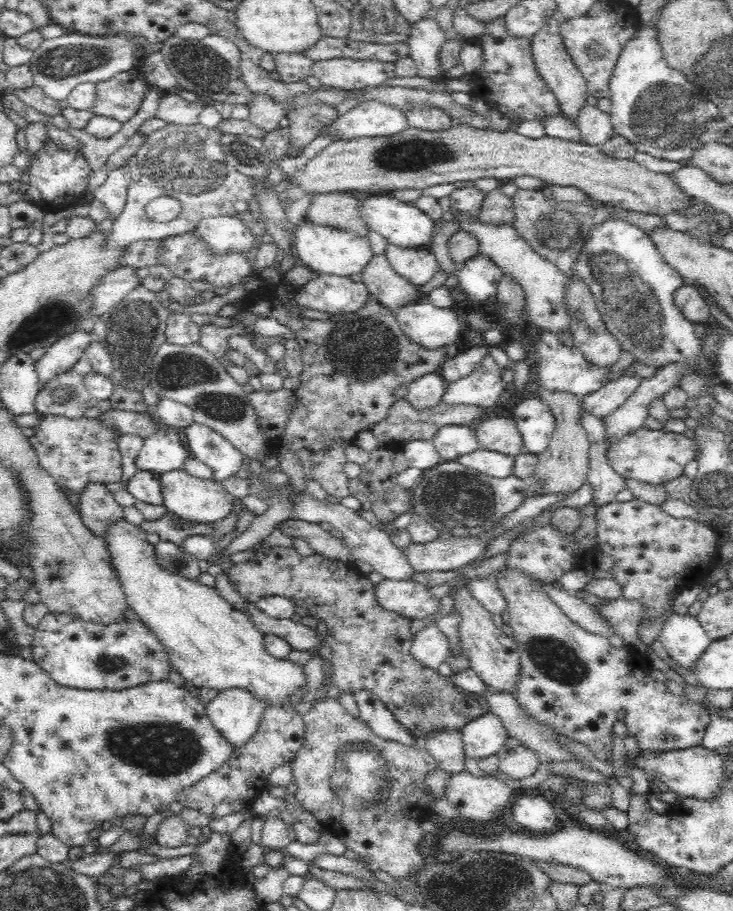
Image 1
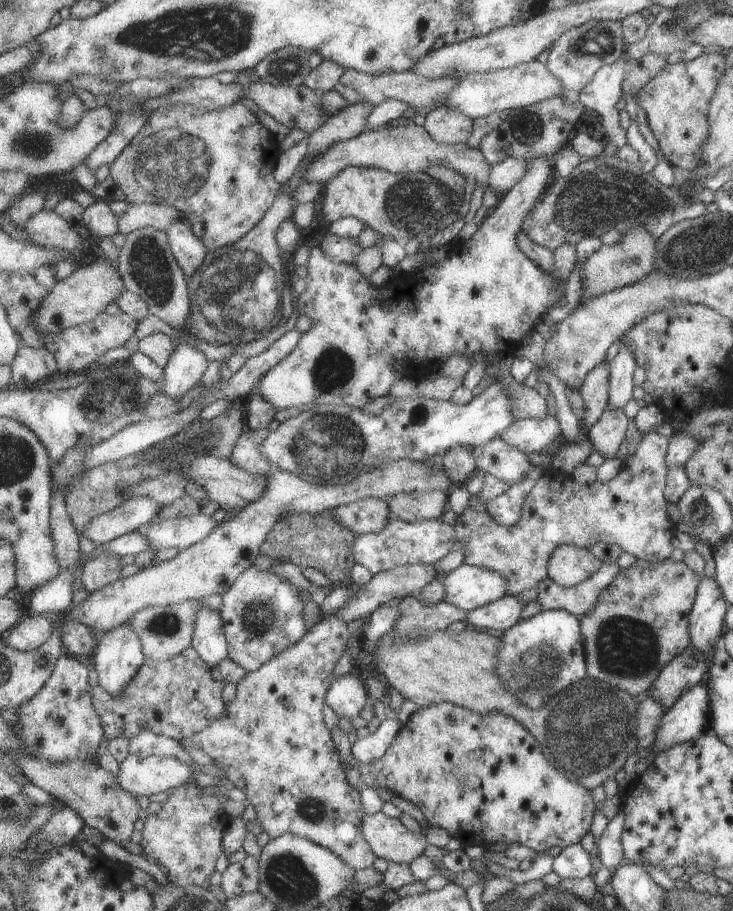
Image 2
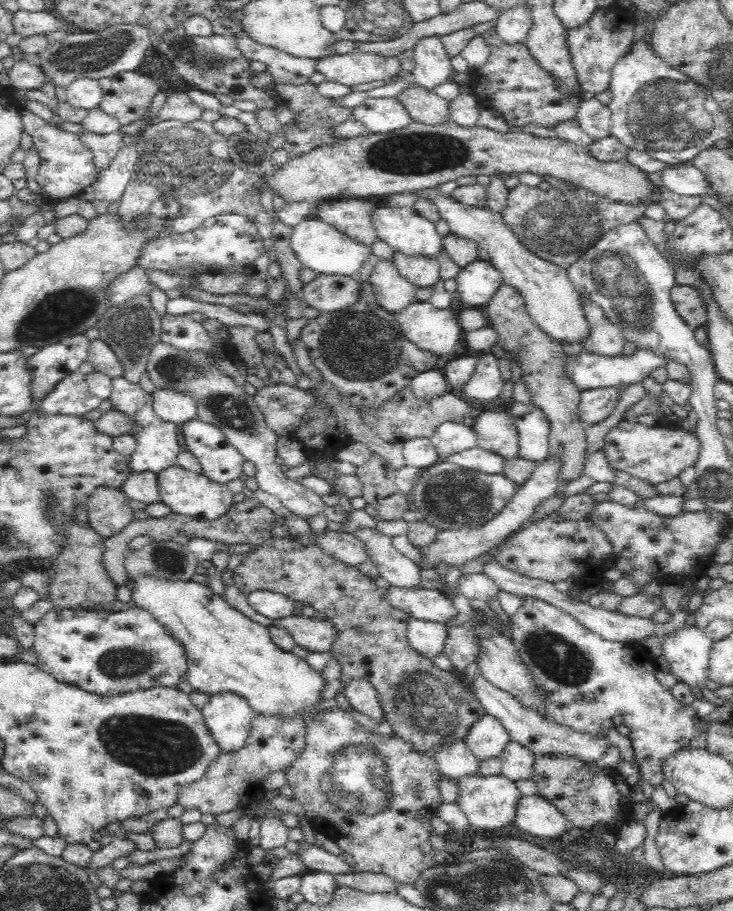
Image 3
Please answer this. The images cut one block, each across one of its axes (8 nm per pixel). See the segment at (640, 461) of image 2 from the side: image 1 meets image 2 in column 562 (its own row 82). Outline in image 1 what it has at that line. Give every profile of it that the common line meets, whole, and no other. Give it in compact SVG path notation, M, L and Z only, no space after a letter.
M504 16L489 18L483 22L484 32L480 36L477 44L482 49L484 62L475 71L471 80L474 82L470 91L472 96L499 106L499 110L513 120L537 120L540 121L550 115L562 114L562 107L555 94L543 81L535 60L531 53L529 38L514 37L508 33Z

